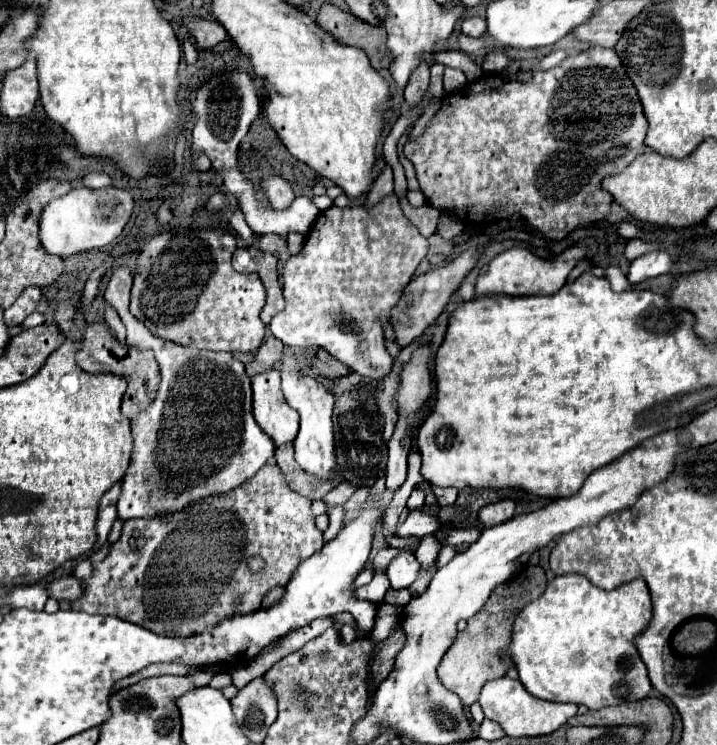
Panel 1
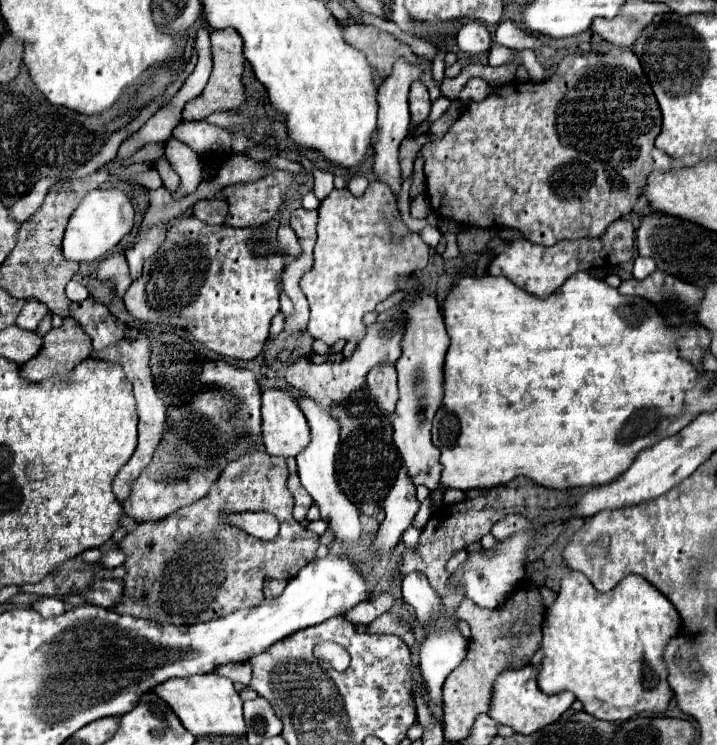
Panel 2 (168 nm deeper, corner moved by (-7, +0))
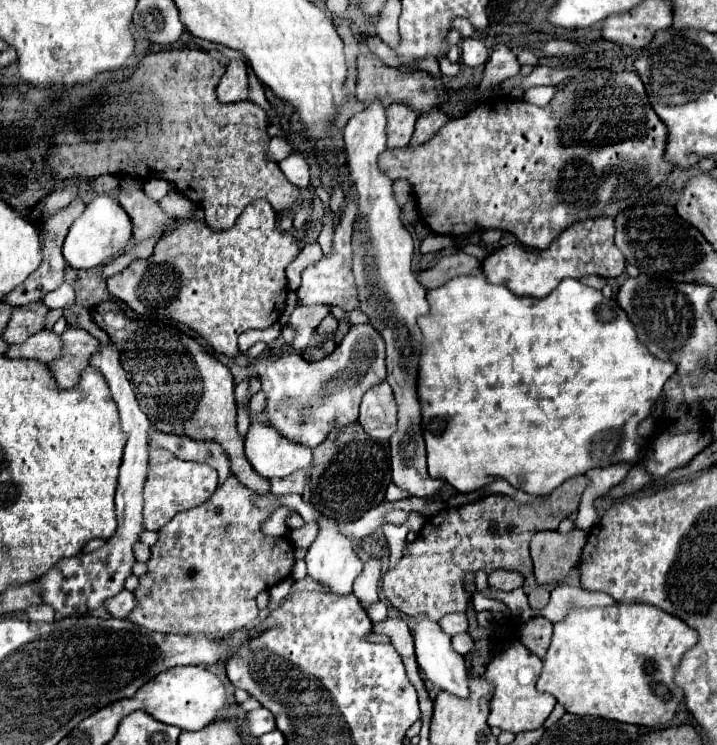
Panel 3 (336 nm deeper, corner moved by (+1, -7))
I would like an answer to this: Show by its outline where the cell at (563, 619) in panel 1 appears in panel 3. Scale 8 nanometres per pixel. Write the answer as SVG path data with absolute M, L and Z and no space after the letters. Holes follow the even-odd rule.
M616 601L608 607L572 607L562 621L554 623L552 643L536 687L538 691L552 693L574 715L594 715L642 727L666 725L682 703L682 691L672 681L676 665L696 641L698 633L692 627L654 605Z

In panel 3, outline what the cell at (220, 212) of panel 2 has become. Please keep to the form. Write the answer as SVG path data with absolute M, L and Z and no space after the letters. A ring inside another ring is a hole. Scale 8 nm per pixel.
M172 193L172 195L166 195L162 201L160 201L160 207L176 217L176 219L190 219L194 213L196 213L196 205L184 197L182 193Z

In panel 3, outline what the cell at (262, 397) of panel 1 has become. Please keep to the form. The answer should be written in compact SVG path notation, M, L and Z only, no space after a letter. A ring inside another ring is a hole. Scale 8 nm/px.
M266 421L250 423L246 435L246 457L256 473L266 479L286 477L312 465L312 449L288 441L276 429L266 425Z

